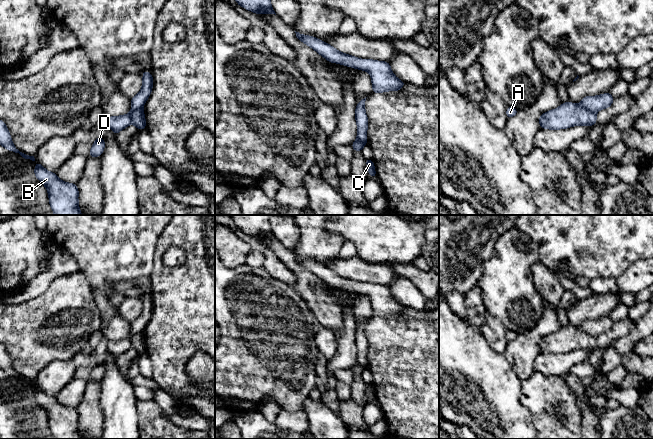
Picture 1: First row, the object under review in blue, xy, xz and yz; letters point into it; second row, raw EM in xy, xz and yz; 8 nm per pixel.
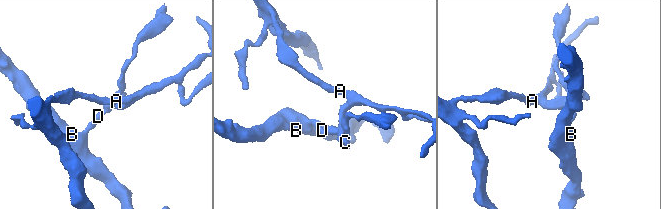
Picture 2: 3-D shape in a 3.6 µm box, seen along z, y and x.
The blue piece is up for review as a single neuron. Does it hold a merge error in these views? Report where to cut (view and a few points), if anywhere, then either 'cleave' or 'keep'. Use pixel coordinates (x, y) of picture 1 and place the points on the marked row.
cut yz (580, 103), (595, 114); cleave

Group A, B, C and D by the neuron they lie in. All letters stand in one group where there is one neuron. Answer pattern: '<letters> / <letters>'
A / B C D

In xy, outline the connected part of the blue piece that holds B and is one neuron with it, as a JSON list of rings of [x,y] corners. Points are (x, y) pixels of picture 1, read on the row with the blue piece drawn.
[[[36,162],[34,173],[46,187],[49,204],[55,215],[82,215],[79,209],[77,184],[61,181],[55,172],[47,171],[39,162]]]

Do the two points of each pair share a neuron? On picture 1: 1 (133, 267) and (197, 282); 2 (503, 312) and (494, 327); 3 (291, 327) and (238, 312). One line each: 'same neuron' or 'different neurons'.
1: different neurons
2: different neurons
3: same neuron

